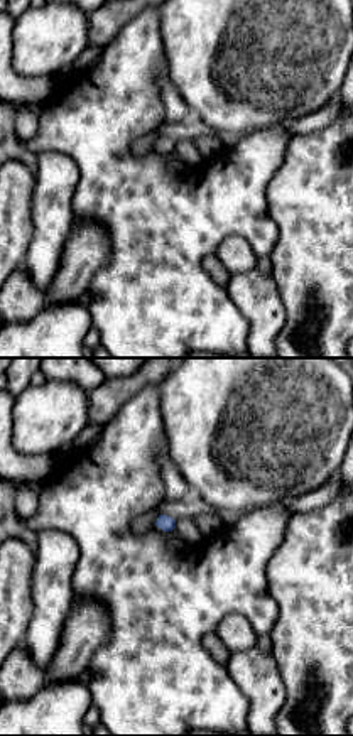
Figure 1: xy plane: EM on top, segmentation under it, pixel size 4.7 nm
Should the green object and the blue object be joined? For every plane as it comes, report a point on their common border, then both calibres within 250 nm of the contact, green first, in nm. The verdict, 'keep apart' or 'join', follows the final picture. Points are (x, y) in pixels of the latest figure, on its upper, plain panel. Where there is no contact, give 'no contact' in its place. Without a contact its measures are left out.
no contact

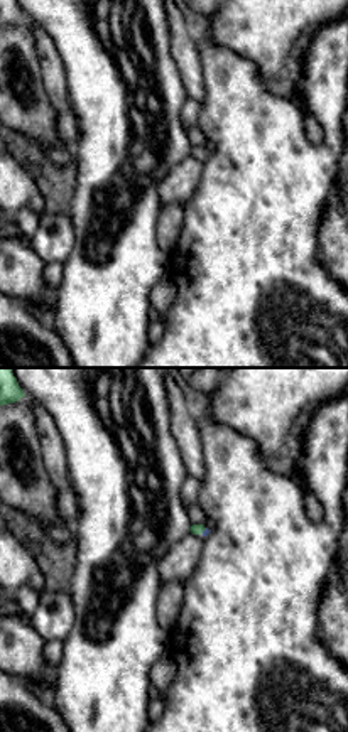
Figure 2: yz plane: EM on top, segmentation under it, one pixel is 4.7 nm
(203, 152) | 50/30 nm

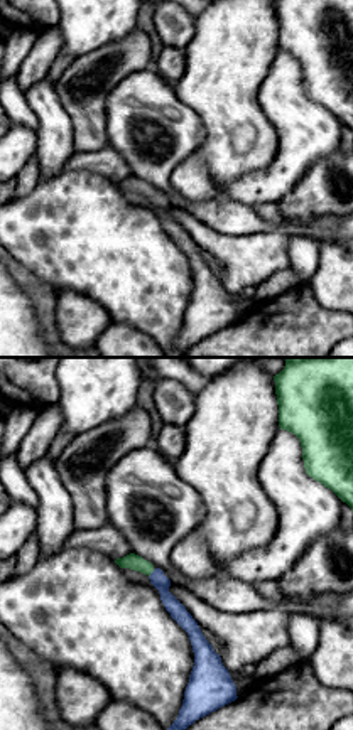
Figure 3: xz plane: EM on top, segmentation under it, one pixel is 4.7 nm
(151, 194) | 80/80 nm

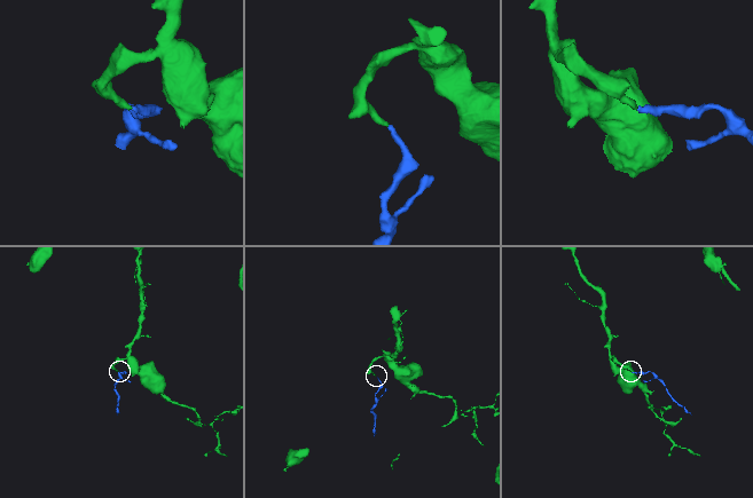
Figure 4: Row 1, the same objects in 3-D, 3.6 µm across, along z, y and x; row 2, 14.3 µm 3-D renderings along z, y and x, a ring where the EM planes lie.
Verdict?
join

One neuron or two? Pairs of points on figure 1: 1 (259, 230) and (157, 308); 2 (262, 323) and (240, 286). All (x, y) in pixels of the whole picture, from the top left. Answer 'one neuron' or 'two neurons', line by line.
1: one neuron
2: one neuron

